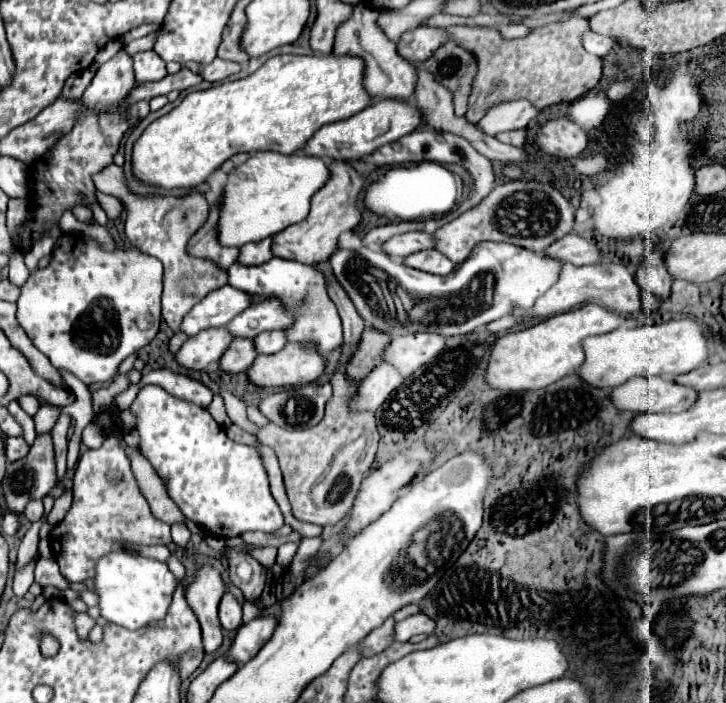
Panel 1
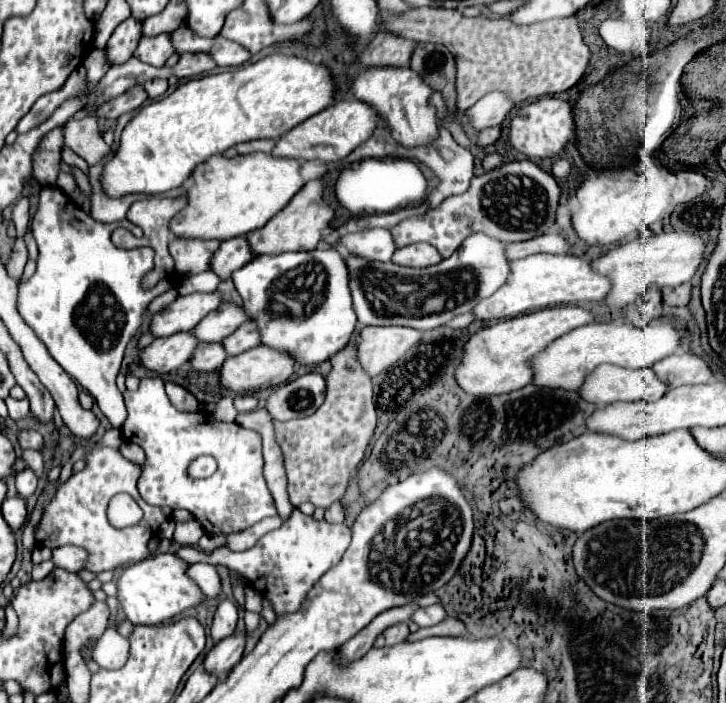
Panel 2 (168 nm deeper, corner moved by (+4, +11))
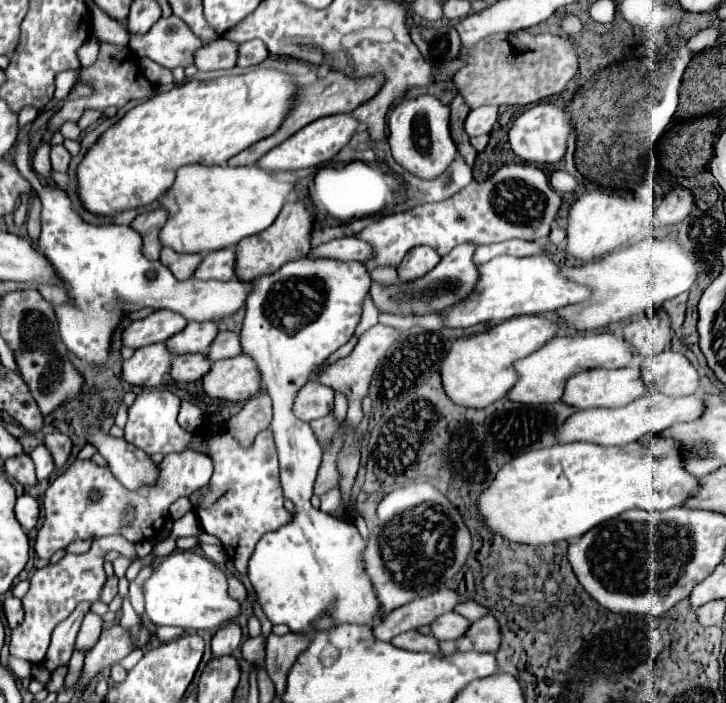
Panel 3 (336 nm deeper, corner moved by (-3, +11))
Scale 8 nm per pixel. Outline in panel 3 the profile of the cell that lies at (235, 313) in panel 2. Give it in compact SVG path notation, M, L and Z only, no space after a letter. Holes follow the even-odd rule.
M190 321L180 333L166 339L166 347L172 349L174 355L184 353L204 353L208 345L214 341L218 333L218 325L214 321Z

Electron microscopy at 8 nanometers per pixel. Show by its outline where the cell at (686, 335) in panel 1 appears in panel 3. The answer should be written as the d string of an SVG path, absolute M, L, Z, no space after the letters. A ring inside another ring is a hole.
M584 333L584 335L570 335L570 337L554 337L536 353L520 359L514 363L518 373L518 381L508 391L506 399L516 401L522 405L542 405L542 403L556 403L562 397L564 385L568 377L586 369L618 369L626 367L632 361L632 353L624 339L614 333Z

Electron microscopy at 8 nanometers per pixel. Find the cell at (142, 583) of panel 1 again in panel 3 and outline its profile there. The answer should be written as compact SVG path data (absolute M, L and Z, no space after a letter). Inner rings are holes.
M178 551L156 565L152 577L144 583L146 615L154 625L176 625L182 629L218 629L240 615L240 603L228 595L224 571L192 551Z

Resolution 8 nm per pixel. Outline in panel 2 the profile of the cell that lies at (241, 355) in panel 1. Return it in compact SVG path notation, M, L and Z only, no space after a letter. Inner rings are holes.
M201 343L197 353L193 353L193 369L197 371L217 371L227 359L227 351L223 343Z

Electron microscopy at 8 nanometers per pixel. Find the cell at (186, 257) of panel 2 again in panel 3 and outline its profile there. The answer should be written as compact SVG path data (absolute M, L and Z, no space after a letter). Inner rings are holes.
M162 249L160 253L160 263L166 265L174 277L178 281L184 281L184 279L190 279L192 273L196 271L196 265L202 261L202 255L188 255L188 253L176 253L172 249Z

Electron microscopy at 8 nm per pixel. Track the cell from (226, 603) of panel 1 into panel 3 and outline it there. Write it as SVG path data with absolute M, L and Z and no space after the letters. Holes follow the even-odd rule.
M228 623L220 627L212 639L212 655L214 657L224 657L230 655L242 641L242 631L236 623Z

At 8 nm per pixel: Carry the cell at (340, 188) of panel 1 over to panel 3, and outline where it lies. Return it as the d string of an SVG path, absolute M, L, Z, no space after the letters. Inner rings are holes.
M296 201L286 203L276 221L264 233L258 233L256 237L246 237L236 245L236 265L234 265L236 279L252 281L266 273L278 271L288 261L306 257L310 251L310 229L312 229L312 215L308 207Z

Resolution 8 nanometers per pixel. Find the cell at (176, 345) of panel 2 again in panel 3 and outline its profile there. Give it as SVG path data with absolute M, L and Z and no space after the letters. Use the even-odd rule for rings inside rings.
M164 343L146 345L134 351L134 355L122 361L120 377L128 385L156 389L164 383L168 369L170 369L172 353L166 349Z

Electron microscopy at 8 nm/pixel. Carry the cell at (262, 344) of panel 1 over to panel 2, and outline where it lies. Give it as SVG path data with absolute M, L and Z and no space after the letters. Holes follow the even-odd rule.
M247 321L245 325L241 325L233 335L229 335L225 341L225 351L229 355L239 355L247 349L253 349L257 345L261 345L261 333L255 321Z

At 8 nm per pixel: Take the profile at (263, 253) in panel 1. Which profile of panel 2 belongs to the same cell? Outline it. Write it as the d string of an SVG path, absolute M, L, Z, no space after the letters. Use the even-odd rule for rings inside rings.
M245 235L235 237L235 239L227 239L227 241L221 243L221 249L217 249L217 253L215 253L213 271L221 279L229 279L229 273L233 273L235 269L239 269L241 265L245 265L253 257L255 255L253 255L251 245L249 245L249 241L247 241Z

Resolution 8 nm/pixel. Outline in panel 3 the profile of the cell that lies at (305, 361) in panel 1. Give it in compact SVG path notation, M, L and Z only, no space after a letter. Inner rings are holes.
M238 355L212 363L212 369L202 377L202 389L210 399L246 401L260 389L260 375L250 357Z

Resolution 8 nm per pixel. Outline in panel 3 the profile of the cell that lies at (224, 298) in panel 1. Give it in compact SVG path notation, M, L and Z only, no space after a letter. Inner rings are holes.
M154 311L148 317L130 323L122 331L122 347L140 349L144 345L162 343L180 329L184 329L184 323L188 323L182 315L172 311Z

